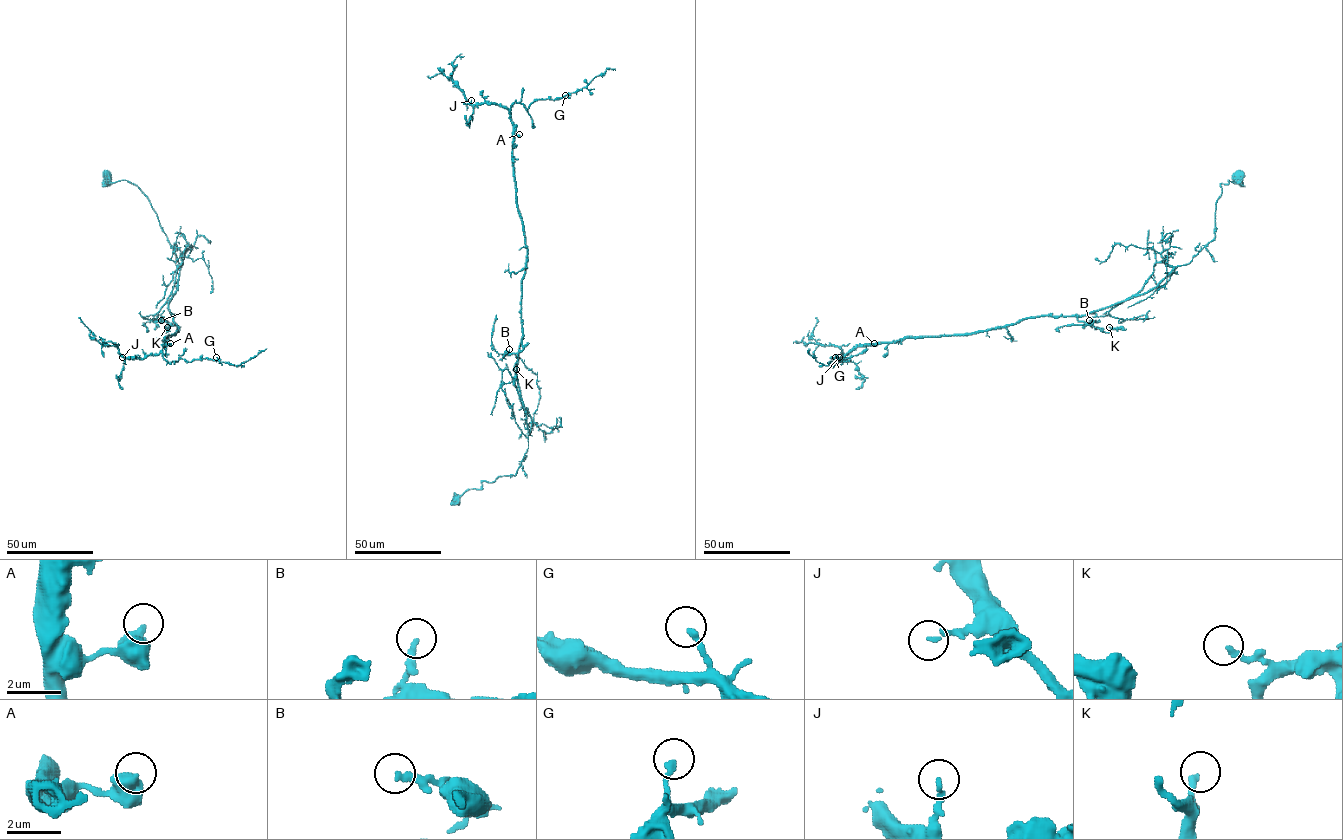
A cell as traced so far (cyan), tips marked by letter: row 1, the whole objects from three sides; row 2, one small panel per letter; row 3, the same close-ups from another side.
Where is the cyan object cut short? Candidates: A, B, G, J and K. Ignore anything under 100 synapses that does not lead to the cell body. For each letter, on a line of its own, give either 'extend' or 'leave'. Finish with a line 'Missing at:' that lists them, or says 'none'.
A: leave
B: leave
G: leave
J: leave
K: leave
Missing at: none

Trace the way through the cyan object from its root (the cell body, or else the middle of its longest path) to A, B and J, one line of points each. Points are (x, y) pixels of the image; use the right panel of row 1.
A: (1239, 176), (1236, 183), (1220, 184), (1215, 237), (1145, 292), (1079, 316), (1037, 316), (972, 333), (874, 343)
B: (1239, 176), (1236, 183), (1220, 184), (1215, 237), (1189, 263), (1147, 291), (1077, 319), (1092, 324), (1089, 320)
J: (1239, 176), (1220, 184), (1215, 237), (1145, 292), (1079, 316), (1037, 316), (969, 333), (865, 344), (839, 357)

